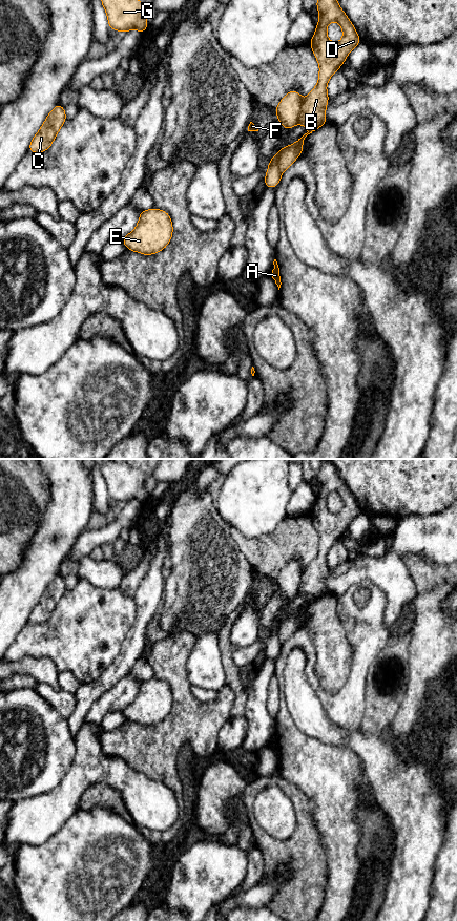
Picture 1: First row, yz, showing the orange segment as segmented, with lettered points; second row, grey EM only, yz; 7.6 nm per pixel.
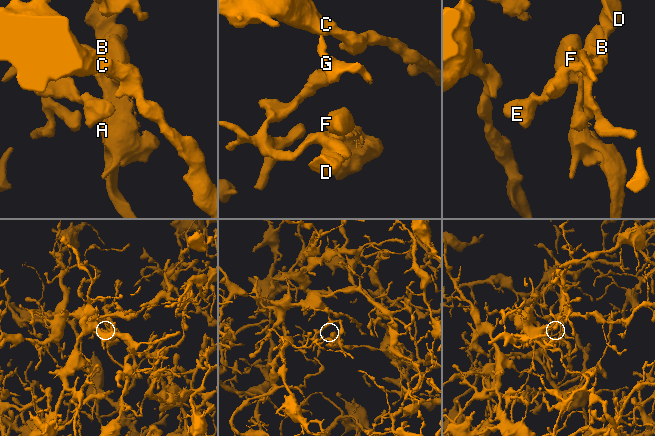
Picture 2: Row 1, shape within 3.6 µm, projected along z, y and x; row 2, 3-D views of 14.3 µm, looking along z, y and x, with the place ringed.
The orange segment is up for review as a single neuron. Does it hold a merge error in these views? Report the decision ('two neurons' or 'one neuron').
two neurons

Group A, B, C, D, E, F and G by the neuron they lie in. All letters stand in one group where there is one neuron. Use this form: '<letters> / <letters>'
A B D F / C E G

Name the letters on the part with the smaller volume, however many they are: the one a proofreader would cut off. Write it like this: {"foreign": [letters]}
{"foreign": ["A", "B", "D", "F"]}

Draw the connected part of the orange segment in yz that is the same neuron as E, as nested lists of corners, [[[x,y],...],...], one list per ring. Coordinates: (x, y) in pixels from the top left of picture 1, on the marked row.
[[[152,208],[141,211],[137,227],[121,240],[130,251],[152,255],[167,247],[172,233],[170,215],[164,210]]]

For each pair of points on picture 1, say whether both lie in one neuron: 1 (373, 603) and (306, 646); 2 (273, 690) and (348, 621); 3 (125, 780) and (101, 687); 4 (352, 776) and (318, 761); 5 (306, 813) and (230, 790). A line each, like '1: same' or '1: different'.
1: same
2: different
3: different
4: same
5: same

